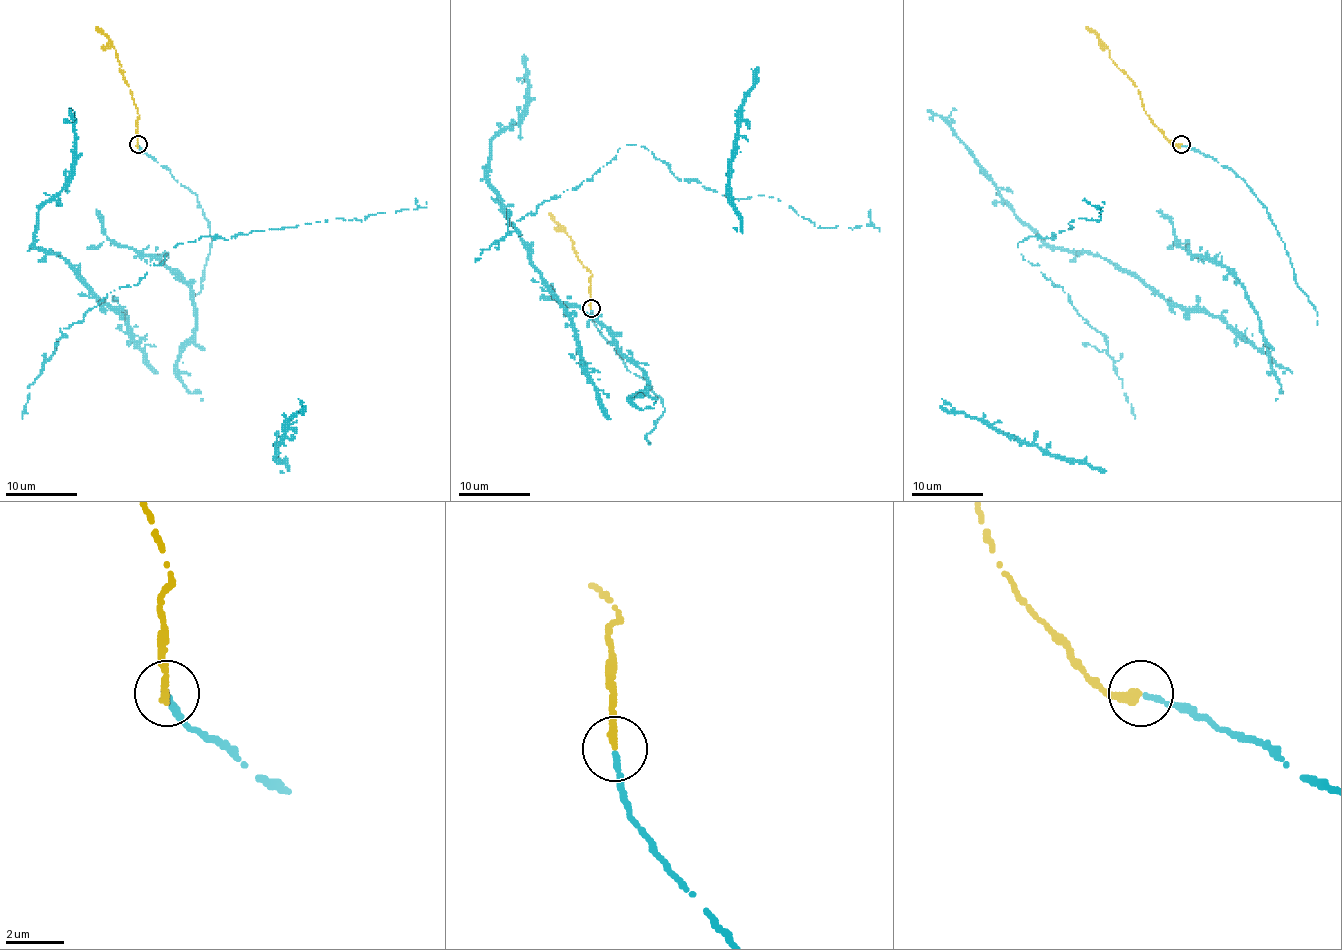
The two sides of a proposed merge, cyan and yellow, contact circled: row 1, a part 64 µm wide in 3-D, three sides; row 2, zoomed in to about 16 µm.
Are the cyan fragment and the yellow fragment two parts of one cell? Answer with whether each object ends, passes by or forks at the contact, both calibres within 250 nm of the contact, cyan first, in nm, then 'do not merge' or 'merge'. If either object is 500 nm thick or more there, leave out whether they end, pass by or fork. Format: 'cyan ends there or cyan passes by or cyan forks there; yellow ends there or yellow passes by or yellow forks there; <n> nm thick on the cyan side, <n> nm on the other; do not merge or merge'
cyan ends there; yellow ends there; 200 nm thick on the cyan side, 320 nm on the other; merge

